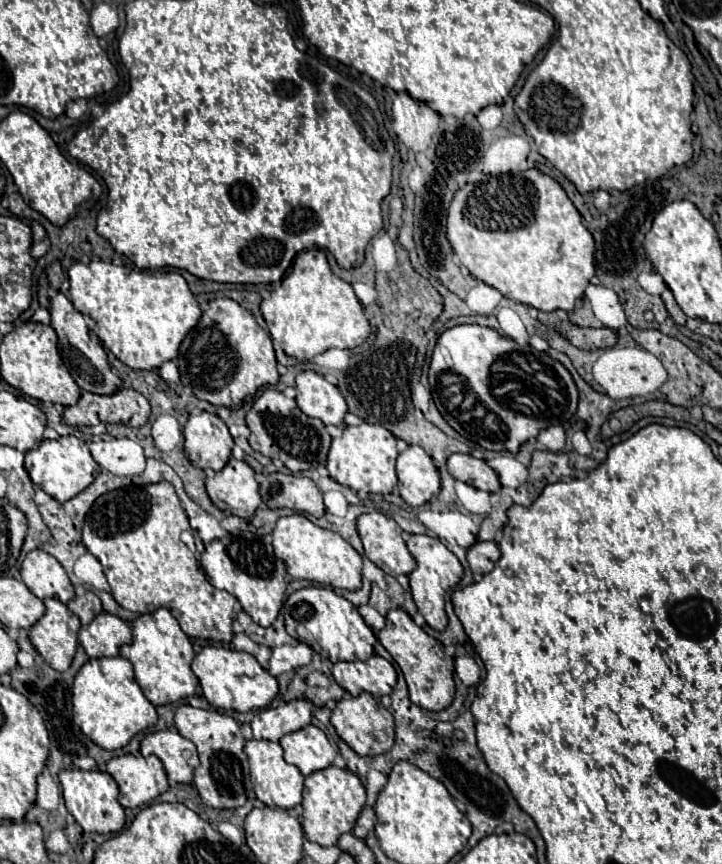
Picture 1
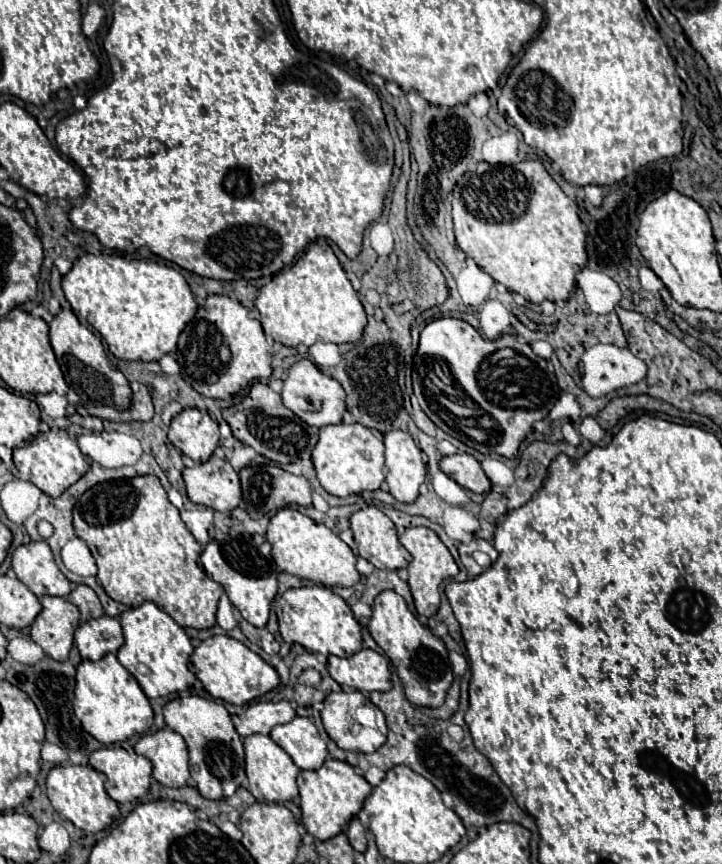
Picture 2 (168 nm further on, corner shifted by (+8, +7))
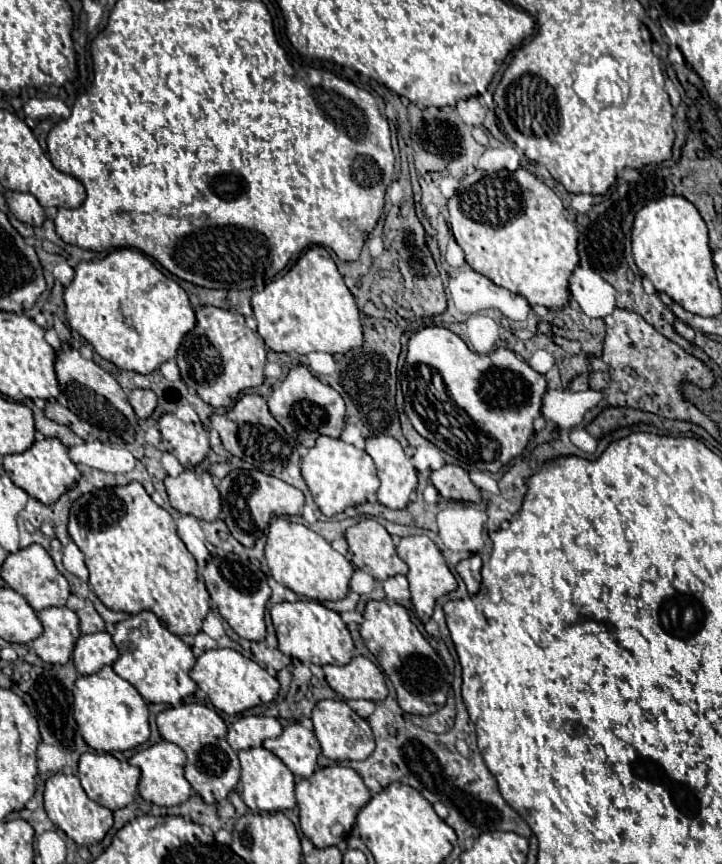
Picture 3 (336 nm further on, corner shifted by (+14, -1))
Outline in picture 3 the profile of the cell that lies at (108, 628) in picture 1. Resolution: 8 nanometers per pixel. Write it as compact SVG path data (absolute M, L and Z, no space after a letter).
M107 632L83 634L79 636L73 652L75 668L81 674L95 674L101 666L113 664L119 658L119 652Z

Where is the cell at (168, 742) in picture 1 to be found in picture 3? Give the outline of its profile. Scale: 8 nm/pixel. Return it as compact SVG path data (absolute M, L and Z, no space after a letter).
M159 742L159 744L153 744L145 750L139 750L131 760L129 760L131 766L139 766L141 770L141 780L139 780L139 794L143 800L151 802L151 804L157 804L157 806L179 806L183 802L189 800L191 796L191 786L189 782L185 780L185 752L171 744L171 742Z

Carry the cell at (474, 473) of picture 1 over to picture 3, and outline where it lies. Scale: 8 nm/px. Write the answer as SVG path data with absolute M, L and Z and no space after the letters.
M445 464L439 470L431 472L431 484L439 490L443 498L449 500L463 500L481 504L481 492L469 480L469 474L455 464Z

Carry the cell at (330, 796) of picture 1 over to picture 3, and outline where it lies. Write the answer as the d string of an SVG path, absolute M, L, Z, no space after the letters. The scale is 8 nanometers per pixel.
M329 766L329 768L317 768L313 776L303 778L295 786L297 806L299 806L299 818L301 818L301 830L303 834L317 846L337 846L345 836L351 832L355 824L357 812L369 802L371 792L363 784L363 778L347 766Z

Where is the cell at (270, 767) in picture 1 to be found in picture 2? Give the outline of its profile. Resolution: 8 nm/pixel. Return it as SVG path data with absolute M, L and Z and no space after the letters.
M251 734L243 738L243 746L245 746L245 772L249 780L249 792L257 800L265 800L265 802L293 800L297 796L295 778L299 774L299 768L295 766L291 756L281 746L277 746L269 736L263 734Z

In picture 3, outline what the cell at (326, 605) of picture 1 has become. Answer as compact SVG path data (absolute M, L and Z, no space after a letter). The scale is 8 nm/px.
M299 600L299 602L281 602L271 608L271 620L277 632L279 650L291 658L301 660L303 664L347 664L353 658L353 640L343 624L341 616L321 602Z

